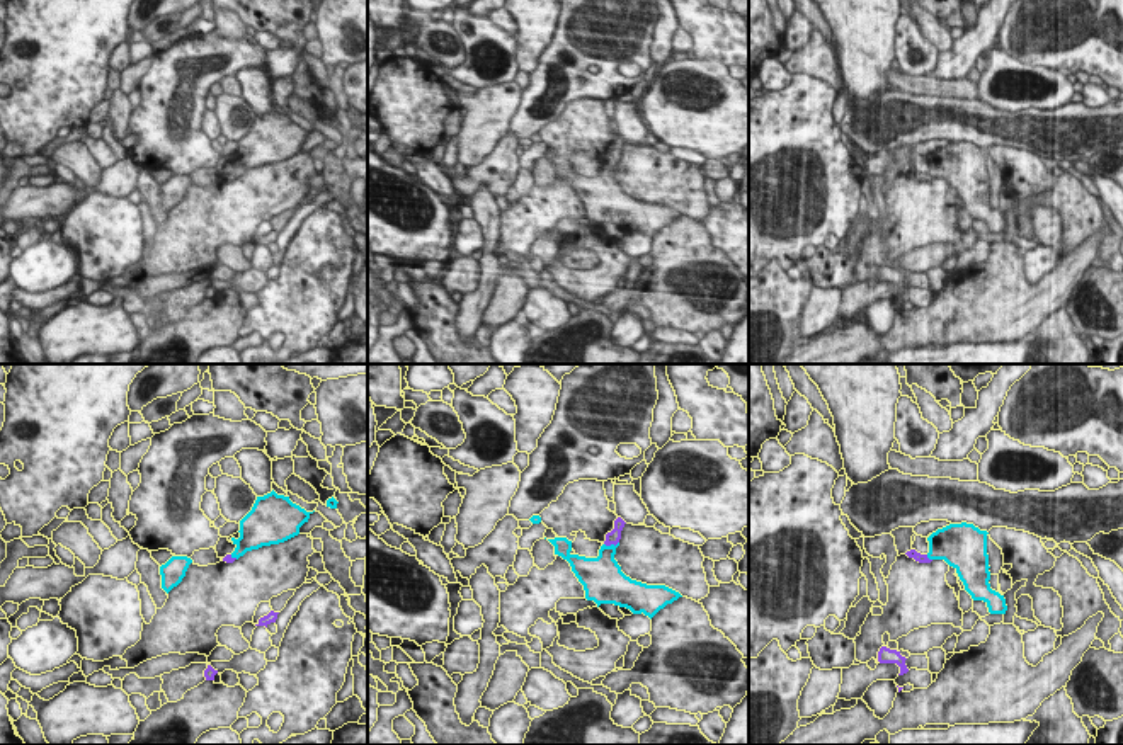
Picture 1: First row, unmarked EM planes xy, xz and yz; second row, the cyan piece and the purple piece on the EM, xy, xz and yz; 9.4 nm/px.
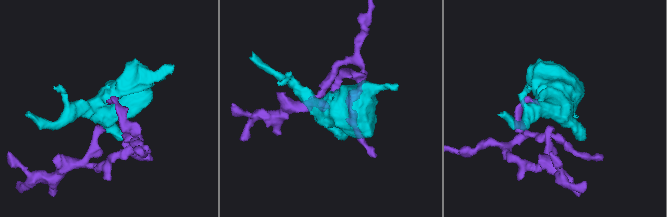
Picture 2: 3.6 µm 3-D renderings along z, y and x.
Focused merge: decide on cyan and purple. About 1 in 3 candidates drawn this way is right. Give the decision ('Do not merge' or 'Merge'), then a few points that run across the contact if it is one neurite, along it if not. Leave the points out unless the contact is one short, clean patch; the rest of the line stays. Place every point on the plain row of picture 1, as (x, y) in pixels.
Do not merge. Line: xz (618, 160), (604, 164).

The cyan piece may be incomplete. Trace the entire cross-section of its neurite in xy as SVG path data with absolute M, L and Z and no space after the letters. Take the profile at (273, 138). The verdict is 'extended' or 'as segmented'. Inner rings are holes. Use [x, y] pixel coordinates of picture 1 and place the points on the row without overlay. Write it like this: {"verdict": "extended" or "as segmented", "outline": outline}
{"verdict": "as segmented", "outline": "M274 109L257 116L252 129L240 139L240 156L231 156L237 165L231 177L238 179L247 170L279 163L298 155L299 146L308 141L311 133Z"}

